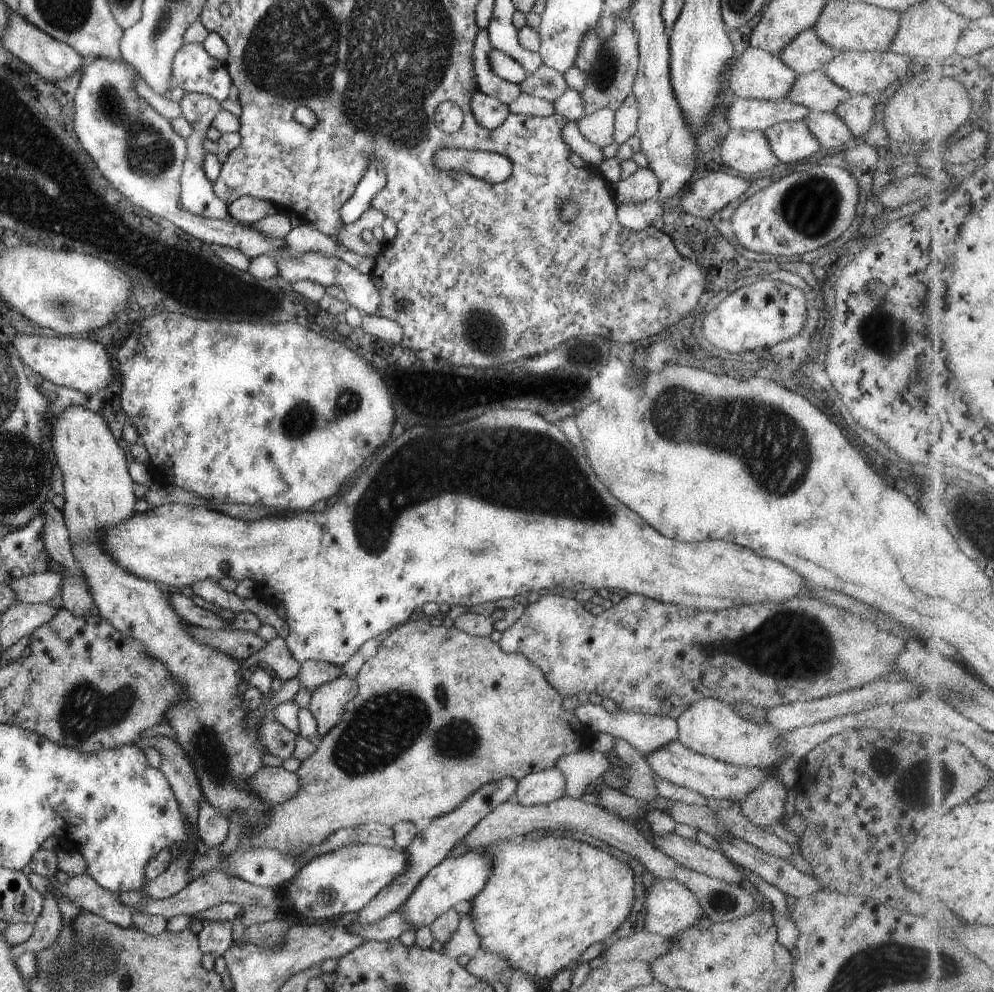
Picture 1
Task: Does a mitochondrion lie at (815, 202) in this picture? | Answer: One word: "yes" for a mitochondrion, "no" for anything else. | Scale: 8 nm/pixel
yes

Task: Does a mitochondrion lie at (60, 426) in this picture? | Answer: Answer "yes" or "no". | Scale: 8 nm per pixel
no

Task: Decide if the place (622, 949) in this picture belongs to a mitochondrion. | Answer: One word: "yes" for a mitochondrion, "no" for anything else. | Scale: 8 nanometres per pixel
no

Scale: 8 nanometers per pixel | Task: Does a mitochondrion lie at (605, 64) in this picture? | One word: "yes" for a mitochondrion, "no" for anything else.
yes

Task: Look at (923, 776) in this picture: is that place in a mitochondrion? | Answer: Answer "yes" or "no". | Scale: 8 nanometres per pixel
yes

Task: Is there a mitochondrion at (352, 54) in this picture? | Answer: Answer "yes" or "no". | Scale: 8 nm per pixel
yes

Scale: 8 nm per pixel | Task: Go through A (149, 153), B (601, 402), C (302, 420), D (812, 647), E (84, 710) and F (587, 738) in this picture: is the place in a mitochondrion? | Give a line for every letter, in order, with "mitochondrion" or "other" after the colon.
A: mitochondrion
B: other
C: mitochondrion
D: mitochondrion
E: mitochondrion
F: other

